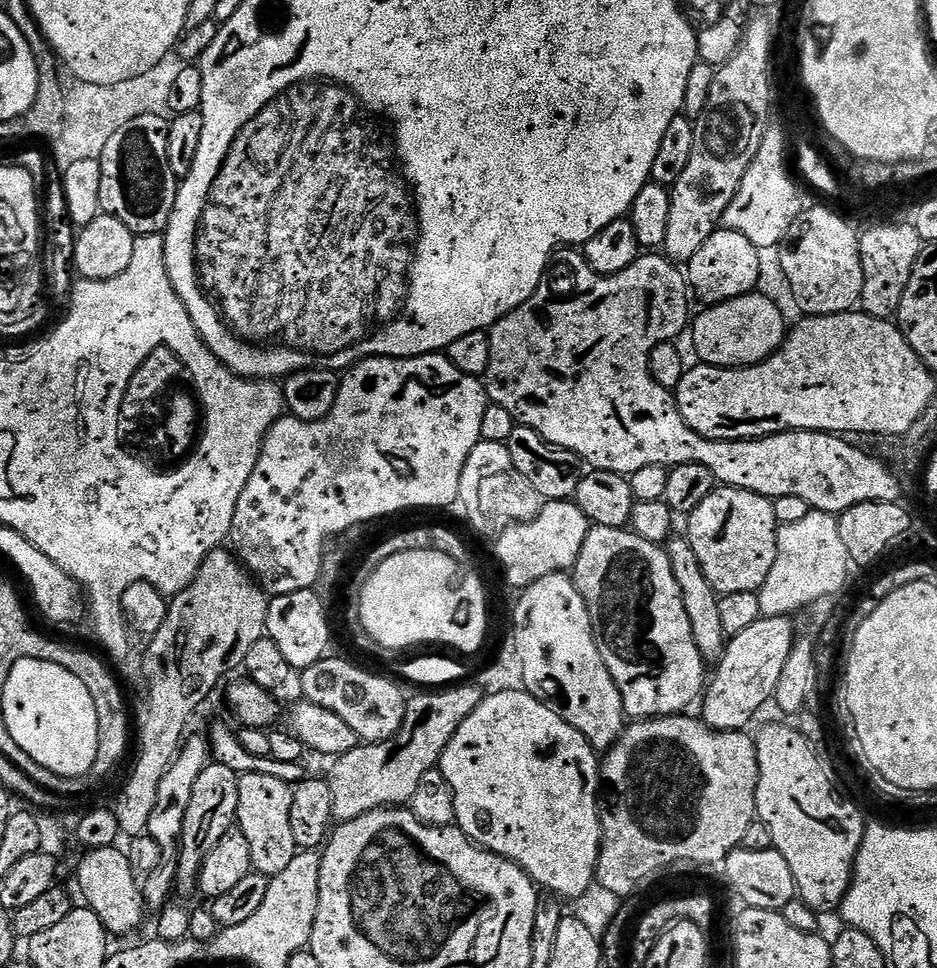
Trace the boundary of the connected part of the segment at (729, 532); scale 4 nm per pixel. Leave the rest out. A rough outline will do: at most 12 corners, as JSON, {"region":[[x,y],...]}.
{"region":[[717,486],[686,539],[720,596],[760,591],[776,554],[769,497]]}

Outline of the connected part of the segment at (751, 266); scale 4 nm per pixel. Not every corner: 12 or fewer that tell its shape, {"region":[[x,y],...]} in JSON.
{"region":[[723,226],[686,264],[711,306],[757,291],[761,249]]}

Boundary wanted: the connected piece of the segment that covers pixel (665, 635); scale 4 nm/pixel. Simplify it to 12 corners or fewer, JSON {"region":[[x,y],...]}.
{"region":[[592,526],[574,579],[633,721],[687,713],[706,661],[667,551]]}

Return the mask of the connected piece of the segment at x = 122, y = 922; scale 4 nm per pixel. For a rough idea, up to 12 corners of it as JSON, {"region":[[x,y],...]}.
{"region":[[119,847],[80,860],[83,903],[113,937],[140,928],[138,873]]}

